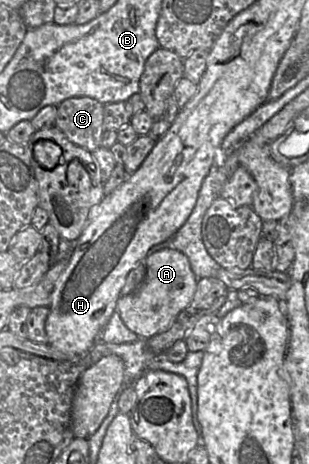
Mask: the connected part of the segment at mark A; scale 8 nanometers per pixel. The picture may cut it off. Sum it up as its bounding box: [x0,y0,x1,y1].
[116,247,197,339]

